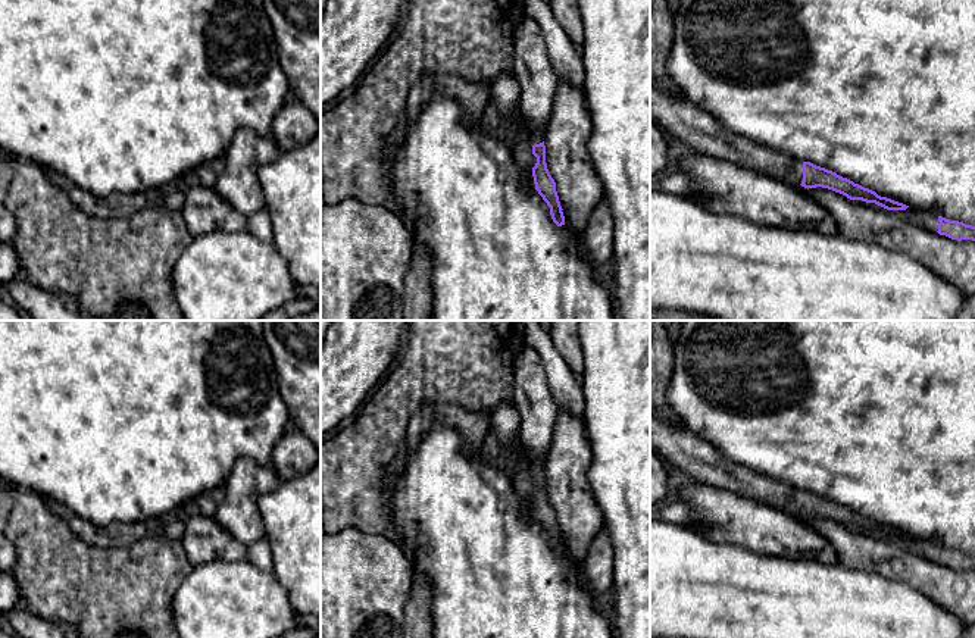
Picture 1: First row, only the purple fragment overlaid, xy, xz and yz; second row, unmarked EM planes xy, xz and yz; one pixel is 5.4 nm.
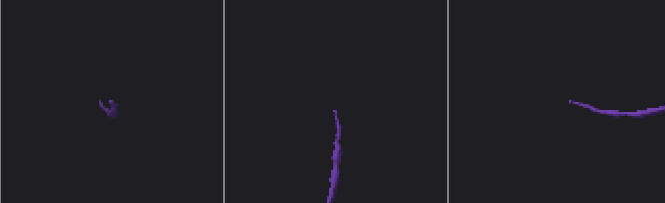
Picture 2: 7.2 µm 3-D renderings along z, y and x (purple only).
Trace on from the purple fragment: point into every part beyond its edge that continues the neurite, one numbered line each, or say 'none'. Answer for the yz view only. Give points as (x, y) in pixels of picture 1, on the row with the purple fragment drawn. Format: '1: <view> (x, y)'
1: yz (688, 125)

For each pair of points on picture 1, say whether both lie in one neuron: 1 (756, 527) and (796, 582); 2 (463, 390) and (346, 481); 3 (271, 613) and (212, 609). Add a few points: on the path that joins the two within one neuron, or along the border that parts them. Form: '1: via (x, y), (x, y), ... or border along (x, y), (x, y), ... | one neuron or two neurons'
1: border along (746, 547), (763, 554), (812, 562) | two neurons
2: via (430, 390), (421, 390), (378, 432), (371, 447) | one neuron
3: via (256, 609), (227, 609) | one neuron

